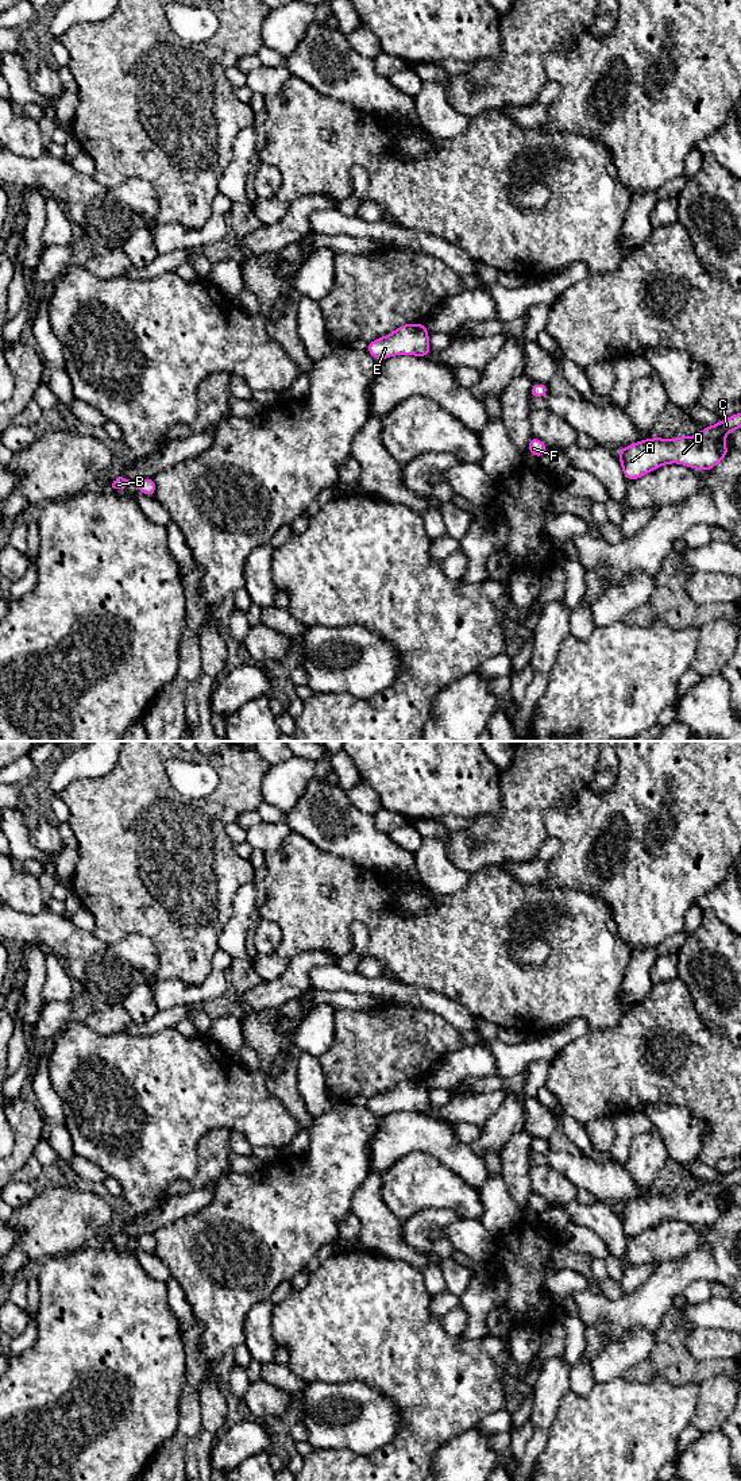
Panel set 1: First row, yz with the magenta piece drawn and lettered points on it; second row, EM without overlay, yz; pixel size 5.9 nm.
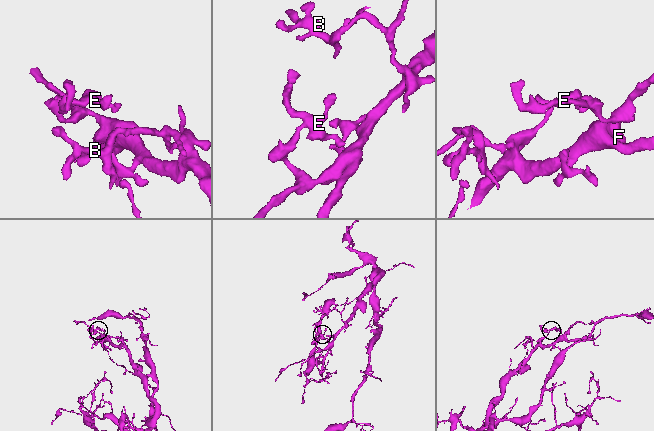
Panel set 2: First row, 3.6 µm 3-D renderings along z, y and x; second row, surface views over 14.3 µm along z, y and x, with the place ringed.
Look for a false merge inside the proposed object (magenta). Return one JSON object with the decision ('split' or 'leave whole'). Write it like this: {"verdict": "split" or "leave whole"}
{"verdict": "leave whole"}

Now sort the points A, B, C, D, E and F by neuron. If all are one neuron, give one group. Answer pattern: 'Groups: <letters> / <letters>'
Groups: A B C D E F

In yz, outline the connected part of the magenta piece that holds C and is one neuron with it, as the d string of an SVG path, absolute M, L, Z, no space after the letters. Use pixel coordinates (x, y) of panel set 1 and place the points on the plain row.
M741 1168L722 1175L718 1180L703 1183L696 1192L680 1192L678 1195L651 1193L636 1197L617 1207L626 1237L633 1238L640 1233L669 1219L684 1220L694 1226L713 1226L730 1206L725 1202L725 1192L736 1185L741 1185Z

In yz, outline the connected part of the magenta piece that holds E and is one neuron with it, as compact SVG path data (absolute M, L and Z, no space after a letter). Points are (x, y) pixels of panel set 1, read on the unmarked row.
M406 1079L394 1088L367 1099L366 1107L378 1116L402 1110L429 1114L429 1088L424 1079Z

